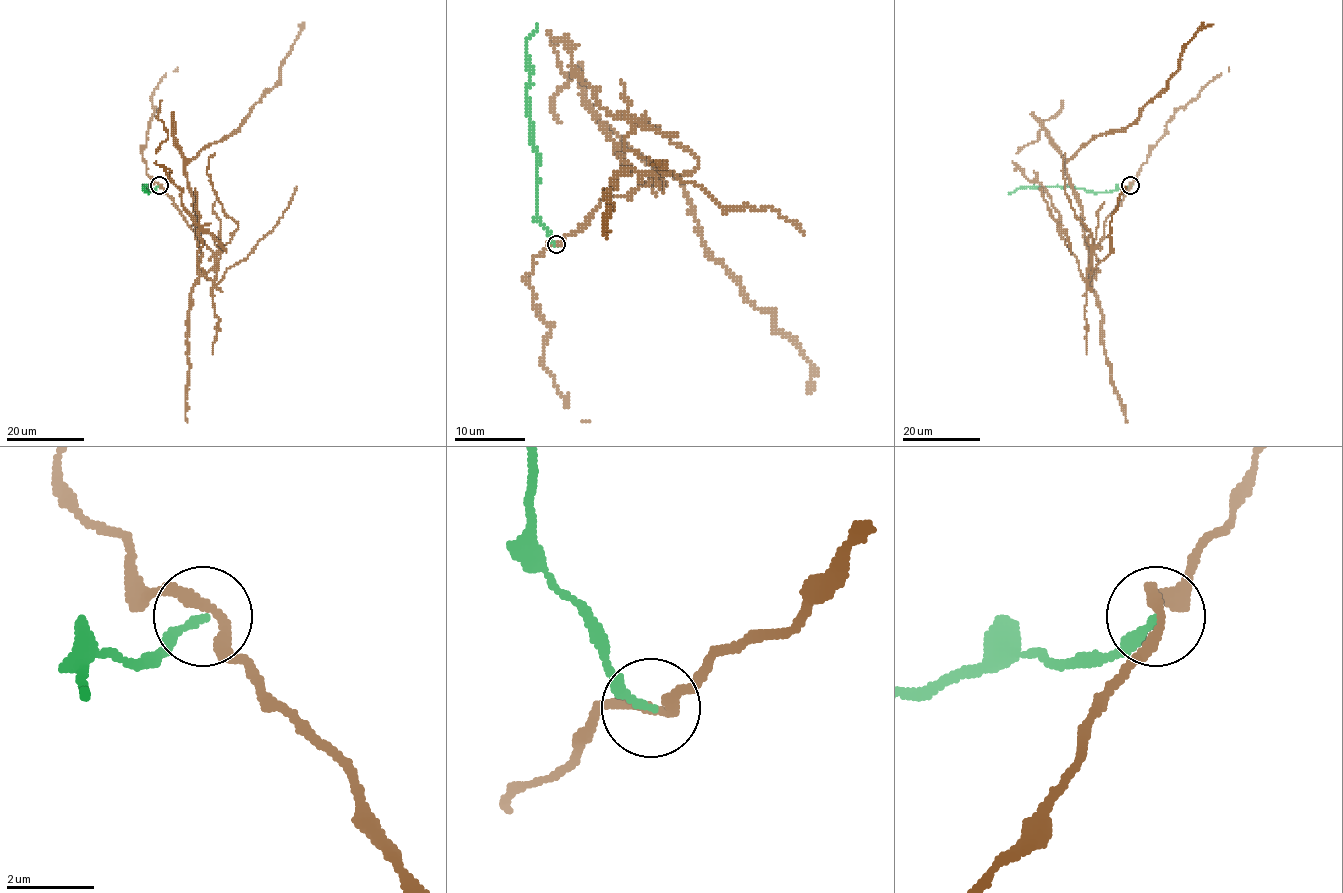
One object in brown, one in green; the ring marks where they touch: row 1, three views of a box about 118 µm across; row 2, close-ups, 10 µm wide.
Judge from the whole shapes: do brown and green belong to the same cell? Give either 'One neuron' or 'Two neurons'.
Two neurons

